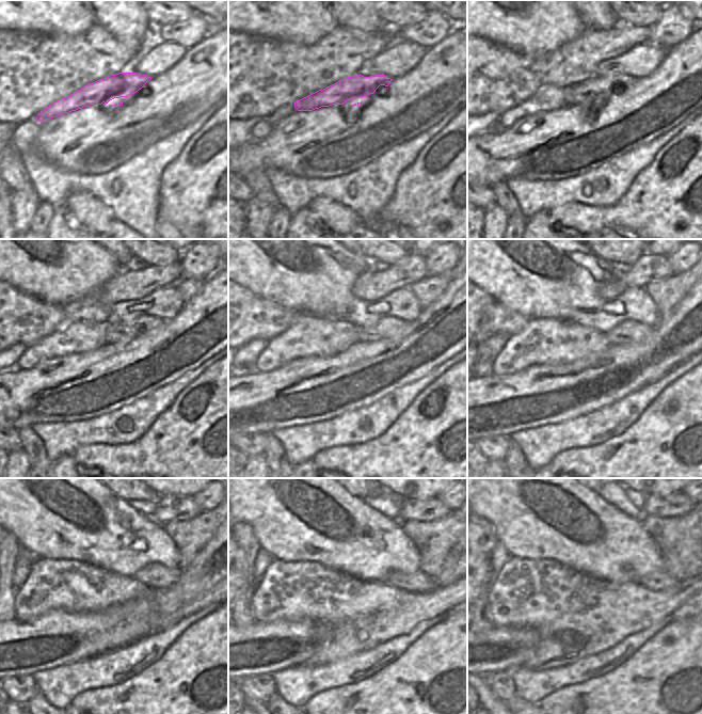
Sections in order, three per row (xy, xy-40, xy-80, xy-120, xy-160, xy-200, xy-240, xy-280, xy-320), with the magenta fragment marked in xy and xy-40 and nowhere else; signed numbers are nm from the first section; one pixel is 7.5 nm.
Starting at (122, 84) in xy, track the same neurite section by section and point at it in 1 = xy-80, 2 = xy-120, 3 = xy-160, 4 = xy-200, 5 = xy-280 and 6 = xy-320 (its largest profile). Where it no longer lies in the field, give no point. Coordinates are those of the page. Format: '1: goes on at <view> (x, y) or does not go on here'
1: goes on at xy-80 (593, 91)
2: goes on at xy-120 (116, 333)
3: goes on at xy-160 (388, 328)
4: goes on at xy-200 (629, 331)
5: goes on at xy-280 (417, 583)
6: goes on at xy-320 (658, 581)

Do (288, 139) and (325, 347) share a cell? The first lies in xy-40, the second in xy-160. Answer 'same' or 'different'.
different

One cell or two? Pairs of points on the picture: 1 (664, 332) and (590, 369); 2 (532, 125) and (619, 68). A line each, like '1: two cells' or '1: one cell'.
1: one cell
2: two cells

